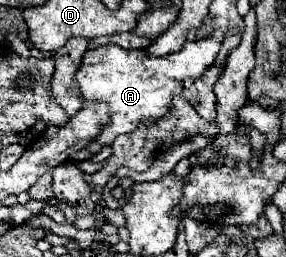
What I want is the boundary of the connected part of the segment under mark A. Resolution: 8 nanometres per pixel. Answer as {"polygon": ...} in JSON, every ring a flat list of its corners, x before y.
{"polygon":[[214,32,200,42,186,42,180,52,162,58,144,56,142,50,124,50,114,44,88,50,76,72,80,94,84,98,84,104,104,102,110,114,110,122,102,126,102,132,94,138,94,142,108,146,116,136,132,132,138,122,148,122,152,118,164,116,164,112,170,108,172,96,182,92,182,80,200,78,202,72,210,64,214,64,220,50,220,40,220,32]]}

